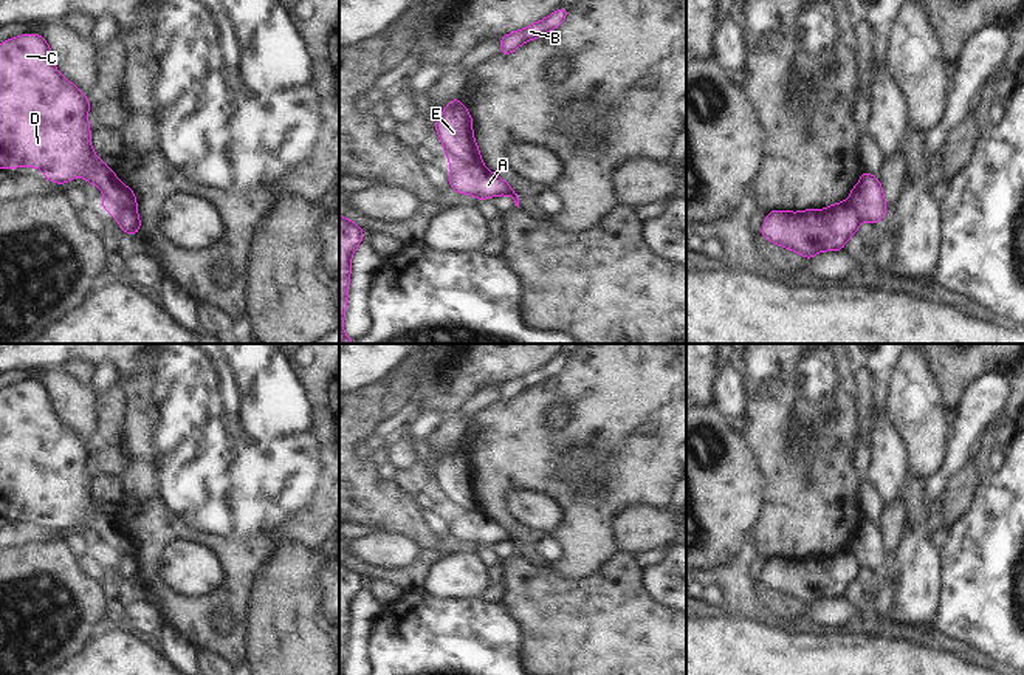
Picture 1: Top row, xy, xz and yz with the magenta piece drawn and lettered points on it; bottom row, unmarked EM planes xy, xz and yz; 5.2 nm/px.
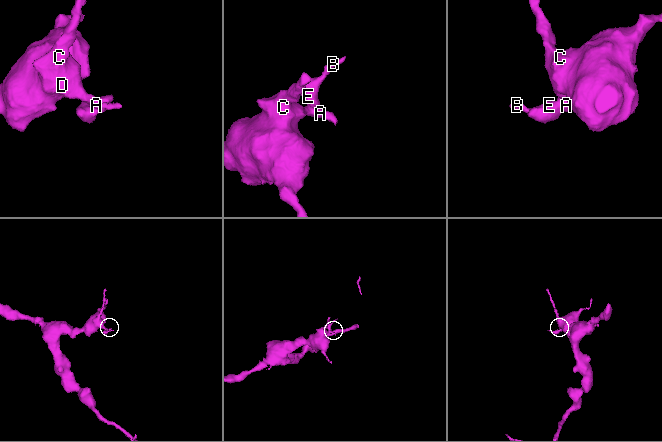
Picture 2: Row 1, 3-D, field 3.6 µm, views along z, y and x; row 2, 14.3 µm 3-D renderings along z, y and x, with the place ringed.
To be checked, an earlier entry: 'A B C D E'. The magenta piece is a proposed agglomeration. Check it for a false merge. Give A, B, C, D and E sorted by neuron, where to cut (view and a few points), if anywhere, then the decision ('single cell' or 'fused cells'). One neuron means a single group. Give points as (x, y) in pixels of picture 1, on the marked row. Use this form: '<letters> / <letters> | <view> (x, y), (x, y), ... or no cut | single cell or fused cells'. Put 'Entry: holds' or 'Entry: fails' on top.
Entry: fails
A C D / B E | xz (451, 163), (481, 164) | fused cells

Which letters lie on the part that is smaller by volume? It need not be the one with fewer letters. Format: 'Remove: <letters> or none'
Remove: B, E

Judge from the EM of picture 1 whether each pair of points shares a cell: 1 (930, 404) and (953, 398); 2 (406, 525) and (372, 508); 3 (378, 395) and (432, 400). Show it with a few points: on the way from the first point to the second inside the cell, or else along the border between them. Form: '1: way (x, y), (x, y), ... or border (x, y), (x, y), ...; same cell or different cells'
1: border (930, 367), (942, 403), (947, 407); different cells
2: way (398, 517), (391, 510), (380, 510); same cell
3: border (422, 363), (417, 392), (412, 398); different cells

